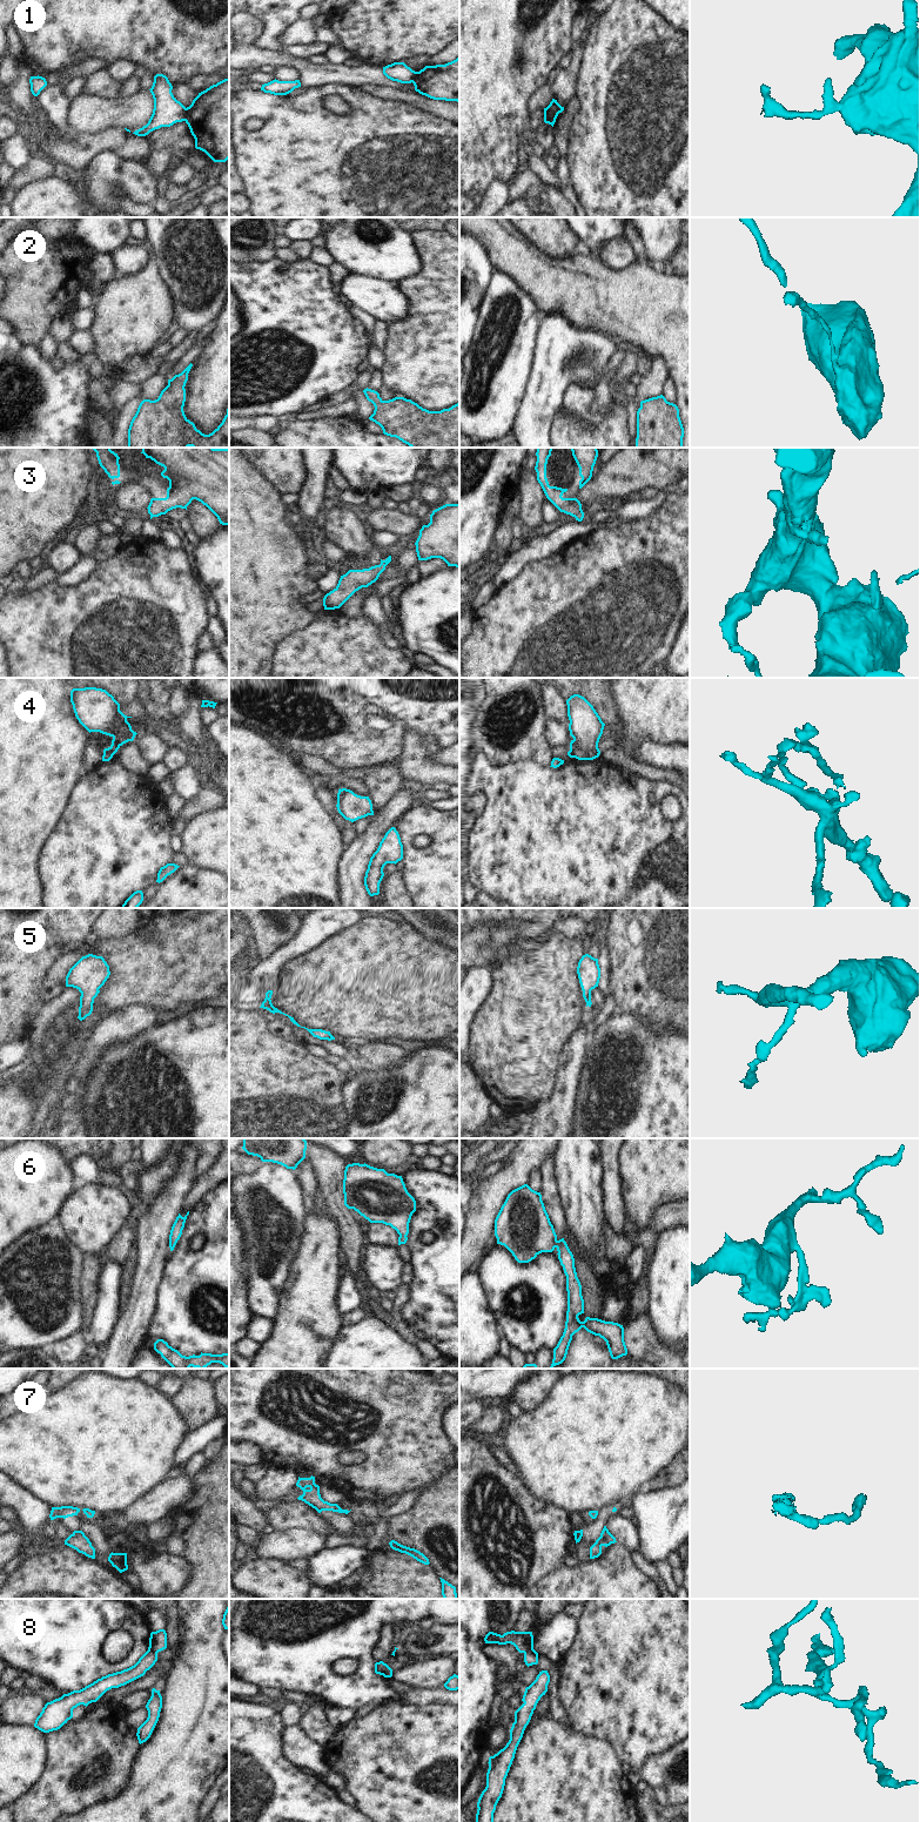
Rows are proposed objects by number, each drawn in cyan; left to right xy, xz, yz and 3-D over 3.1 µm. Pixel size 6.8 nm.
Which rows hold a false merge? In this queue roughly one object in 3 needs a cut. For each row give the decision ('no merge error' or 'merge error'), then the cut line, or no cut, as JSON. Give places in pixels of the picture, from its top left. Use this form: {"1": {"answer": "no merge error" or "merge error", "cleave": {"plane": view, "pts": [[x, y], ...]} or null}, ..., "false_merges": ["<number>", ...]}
{"1": {"answer": "merge error", "cleave": {"plane": "xy", "pts": [[186, 108], [186, 118], [183, 120]]}}, "2": {"answer": "no merge error", "cleave": null}, "3": {"answer": "no merge error", "cleave": null}, "4": {"answer": "merge error", "cleave": {"plane": "xy", "pts": [[108, 747], [113, 754]]}}, "5": {"answer": "no merge error", "cleave": null}, "6": {"answer": "no merge error", "cleave": null}, "7": {"answer": "no merge error", "cleave": null}, "8": {"answer": "merge error", "cleave": {"plane": "xy", "pts": [[148, 1648], [156, 1653]]}}, "false_merges": ["1", "4", "8"]}

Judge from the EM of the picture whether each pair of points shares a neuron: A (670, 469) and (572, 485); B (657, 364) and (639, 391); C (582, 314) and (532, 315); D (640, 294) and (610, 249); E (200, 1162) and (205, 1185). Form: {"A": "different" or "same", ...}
{"A": "different", "B": "same", "C": "different", "D": "different", "E": "different"}

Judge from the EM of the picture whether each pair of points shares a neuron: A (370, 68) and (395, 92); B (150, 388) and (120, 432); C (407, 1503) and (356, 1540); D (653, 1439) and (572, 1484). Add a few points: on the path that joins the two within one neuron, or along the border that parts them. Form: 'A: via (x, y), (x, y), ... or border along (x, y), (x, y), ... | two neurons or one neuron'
A: border along (361, 86), (376, 83), (410, 88) | two neurons
B: via (139, 398), (128, 409), (123, 421) | one neuron
C: border along (368, 1540), (364, 1547) | two neurons
D: via (633, 1439), (617, 1439), (592, 1464) | one neuron

